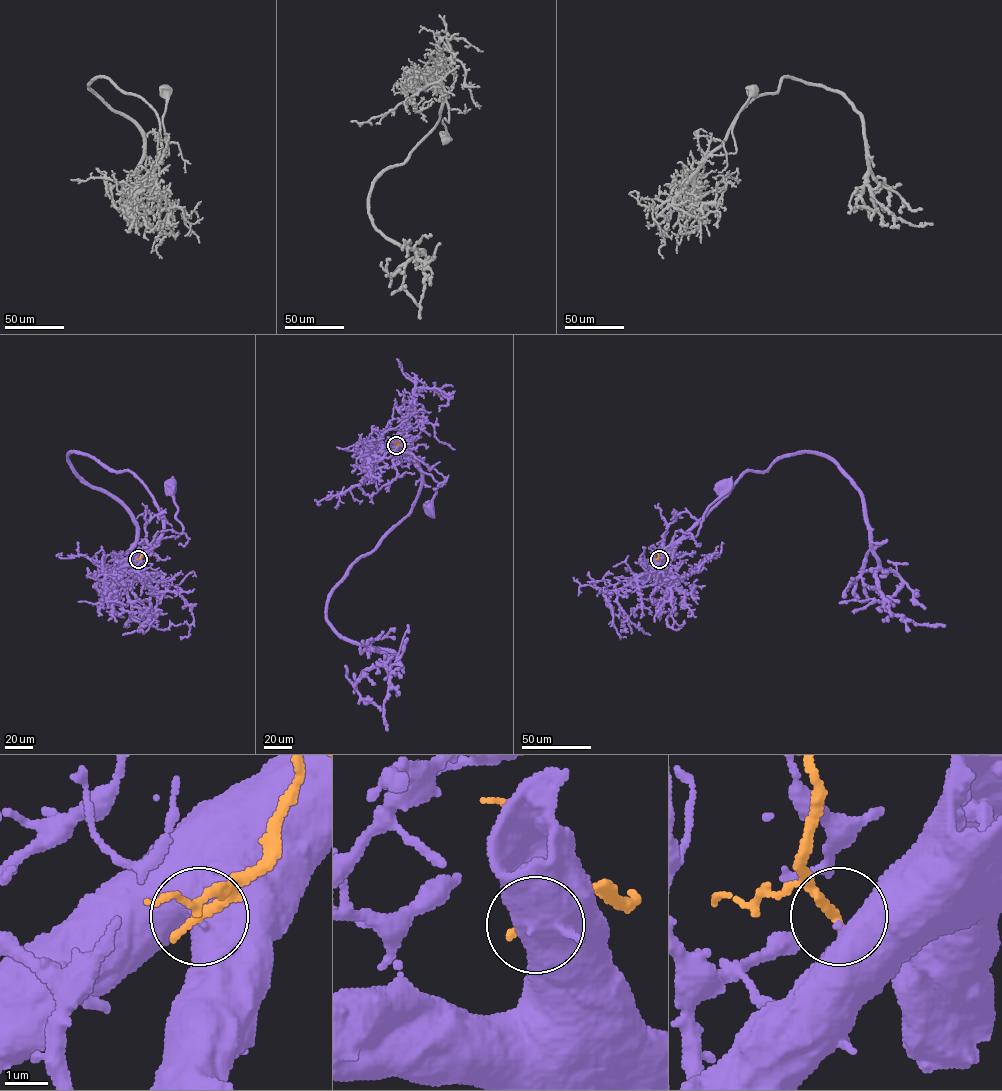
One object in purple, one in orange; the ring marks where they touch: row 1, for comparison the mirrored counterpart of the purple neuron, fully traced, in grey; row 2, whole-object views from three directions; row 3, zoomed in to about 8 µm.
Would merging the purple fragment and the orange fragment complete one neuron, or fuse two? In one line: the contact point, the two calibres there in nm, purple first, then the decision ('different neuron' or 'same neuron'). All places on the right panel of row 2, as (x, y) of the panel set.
place (659, 559); calibres 500 and 240 nm; different neuron

